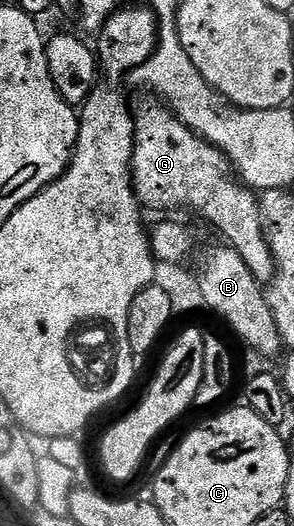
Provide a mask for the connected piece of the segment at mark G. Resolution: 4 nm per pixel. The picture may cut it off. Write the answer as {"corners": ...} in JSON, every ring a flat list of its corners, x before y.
{"corners":[[153,103,154,105,142,105,138,110,134,109,132,113,134,124,134,154,132,155,132,163,130,164,130,172,132,174,132,180,134,182,134,194,138,197,139,206,150,209,187,209,190,213,195,213,198,217,203,217,216,232,222,236,221,240,225,244,229,245,231,249,236,251,236,255,240,255,240,259,244,259,244,263,248,263,248,271,252,271,252,275,257,281,263,283,269,283,274,278,274,256,270,251,270,242,268,240,267,230,264,228,264,222,262,220,262,212,258,206,260,197,255,190,247,189,241,181,238,180,228,158,217,149,214,145,210,145,202,137,190,130,179,117,175,117,165,105,161,103]]}

